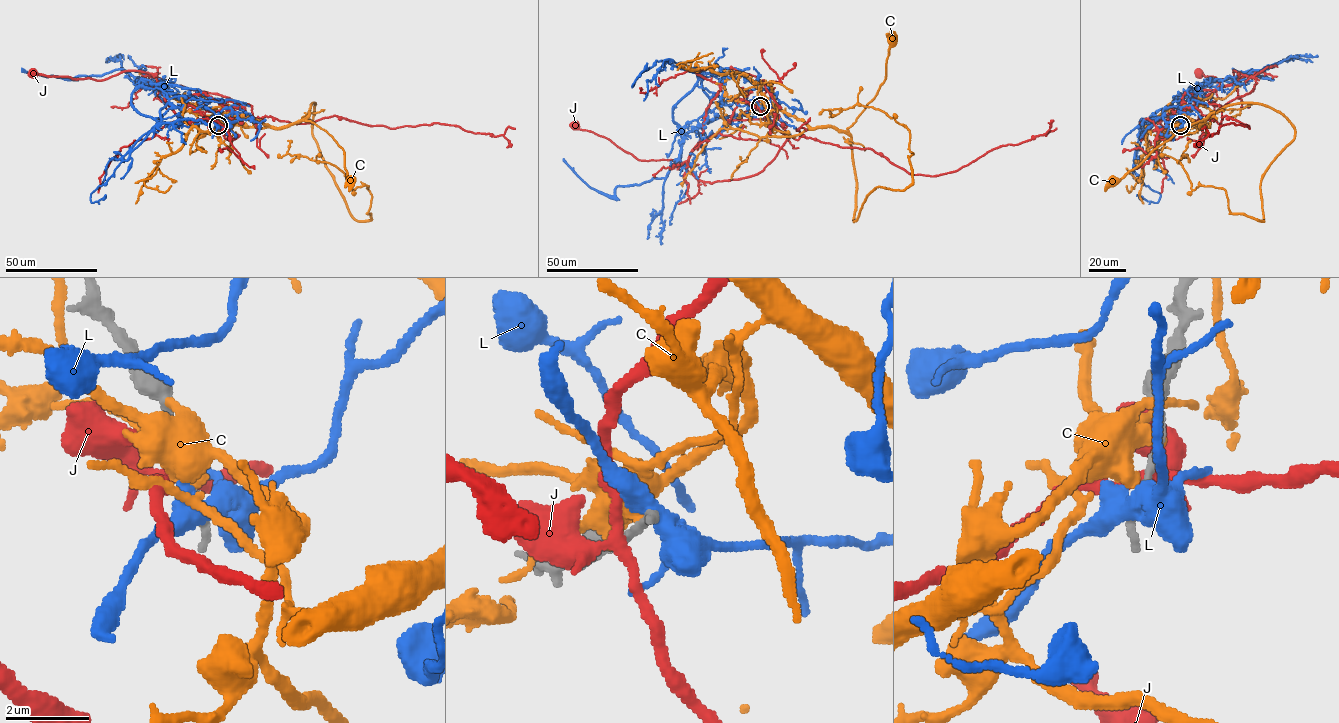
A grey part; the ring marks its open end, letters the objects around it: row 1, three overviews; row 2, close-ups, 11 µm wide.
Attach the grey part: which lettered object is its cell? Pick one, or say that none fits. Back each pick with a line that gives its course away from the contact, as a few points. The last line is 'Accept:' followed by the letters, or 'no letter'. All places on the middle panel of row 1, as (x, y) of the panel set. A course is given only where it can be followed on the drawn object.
Accept: no letter

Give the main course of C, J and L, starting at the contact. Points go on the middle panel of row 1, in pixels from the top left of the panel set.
C: (759, 106), (767, 97), (812, 128), (834, 127), (848, 132), (847, 128), (876, 95), (885, 79), (892, 38)
J: (759, 107), (787, 140), (756, 174), (711, 183), (699, 180), (682, 162), (638, 160), (609, 139), (574, 125)
L: (760, 106), (779, 102), (738, 69), (708, 67), (672, 111), (681, 152), (665, 177), (606, 196), (563, 159)

